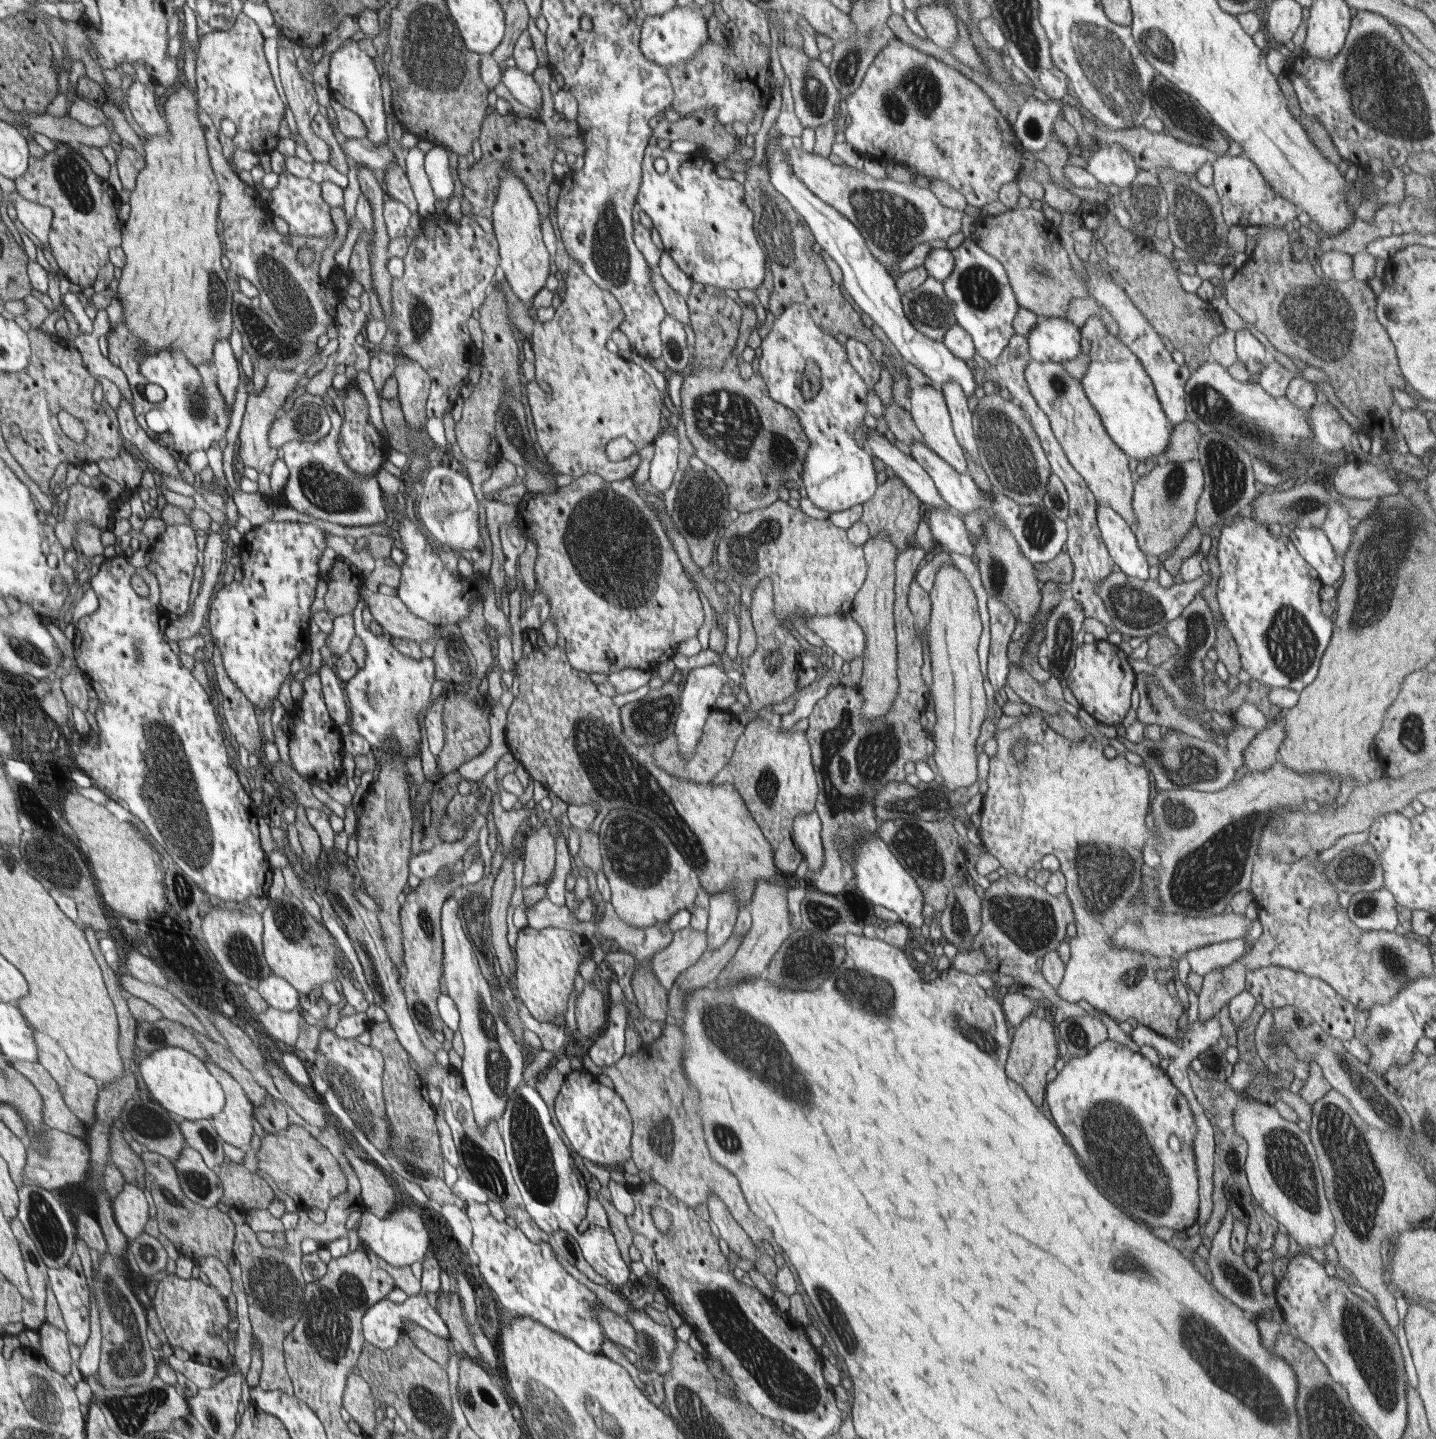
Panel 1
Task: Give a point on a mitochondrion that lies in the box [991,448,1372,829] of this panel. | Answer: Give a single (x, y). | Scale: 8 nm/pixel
(1292, 644)

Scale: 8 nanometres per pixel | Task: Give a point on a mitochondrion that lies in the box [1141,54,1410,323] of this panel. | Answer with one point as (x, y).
(1174, 110)

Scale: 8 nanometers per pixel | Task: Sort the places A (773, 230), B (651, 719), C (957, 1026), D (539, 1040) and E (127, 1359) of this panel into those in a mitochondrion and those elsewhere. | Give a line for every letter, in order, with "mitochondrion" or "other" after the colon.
A: mitochondrion
B: mitochondrion
C: mitochondrion
D: other
E: mitochondrion

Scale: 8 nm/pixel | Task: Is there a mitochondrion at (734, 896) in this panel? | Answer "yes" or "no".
no

